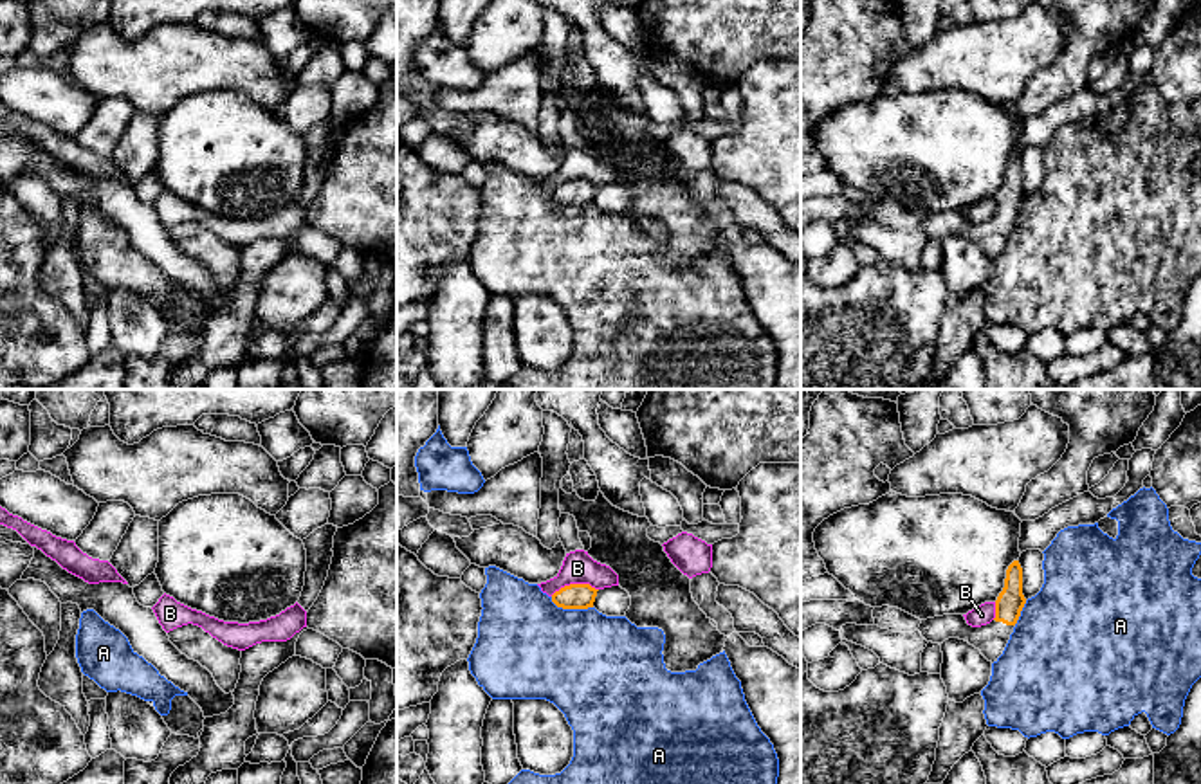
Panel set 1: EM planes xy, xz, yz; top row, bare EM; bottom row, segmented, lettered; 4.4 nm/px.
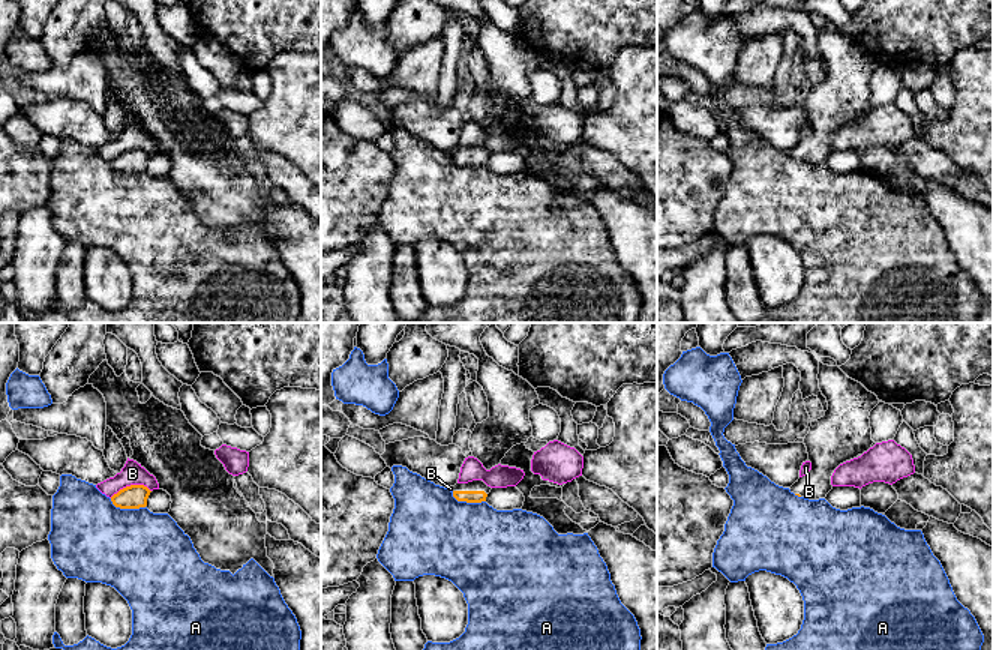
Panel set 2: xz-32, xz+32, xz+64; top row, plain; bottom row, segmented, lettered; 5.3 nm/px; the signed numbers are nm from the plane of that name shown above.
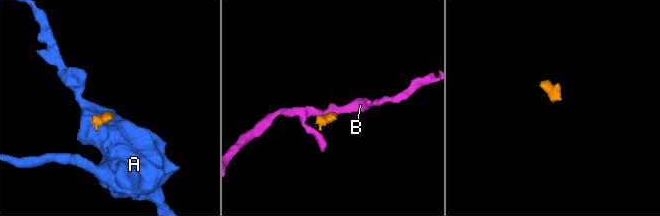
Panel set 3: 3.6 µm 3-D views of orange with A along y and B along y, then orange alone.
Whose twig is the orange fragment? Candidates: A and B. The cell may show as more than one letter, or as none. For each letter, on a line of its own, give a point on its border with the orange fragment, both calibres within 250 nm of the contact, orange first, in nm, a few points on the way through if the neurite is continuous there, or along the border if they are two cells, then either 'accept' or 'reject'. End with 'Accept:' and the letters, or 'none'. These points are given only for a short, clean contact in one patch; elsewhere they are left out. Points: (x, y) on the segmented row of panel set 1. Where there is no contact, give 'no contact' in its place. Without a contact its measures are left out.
A: meets orange in xz at (570, 608); 110 nm thick on the orange side, 460 nm on the other; reject
B: meets orange in xz at (574, 584); 110 nm thick on the orange side, 140 nm on the other; border along xz (597, 588), (570, 584), (561, 586), (550, 595); reject
Accept: none

